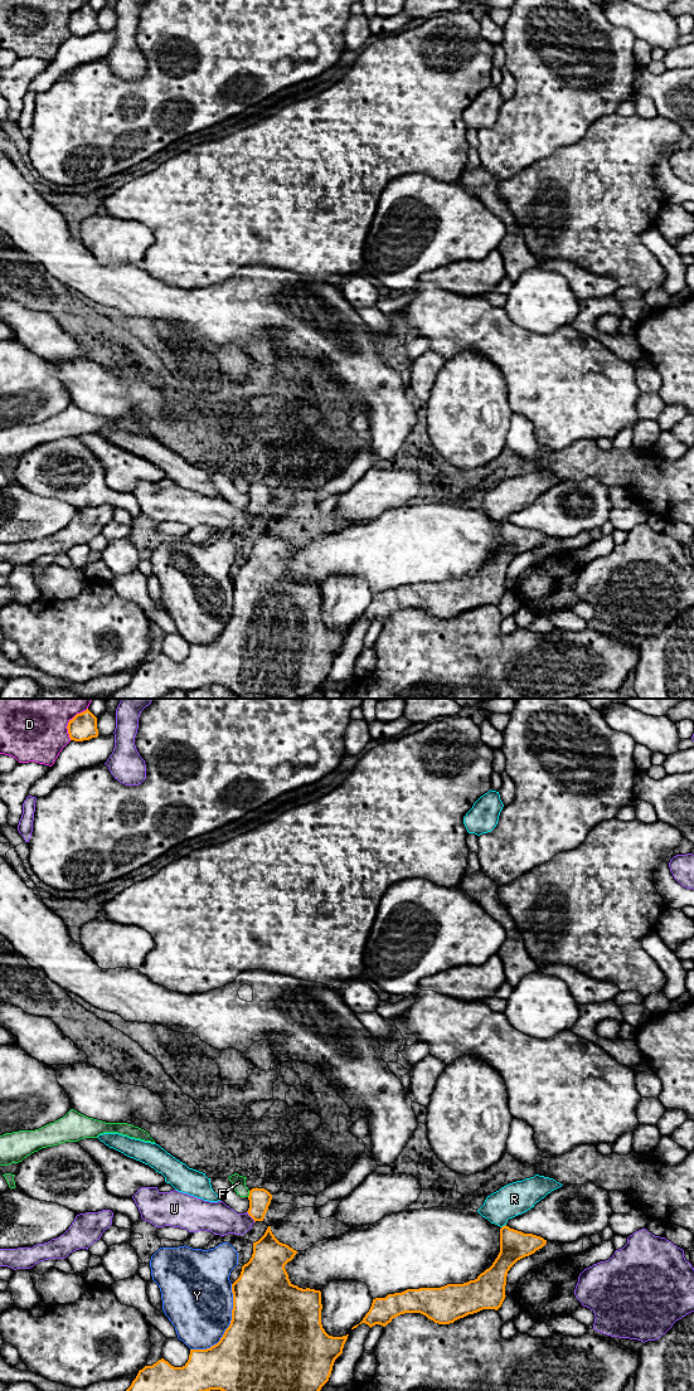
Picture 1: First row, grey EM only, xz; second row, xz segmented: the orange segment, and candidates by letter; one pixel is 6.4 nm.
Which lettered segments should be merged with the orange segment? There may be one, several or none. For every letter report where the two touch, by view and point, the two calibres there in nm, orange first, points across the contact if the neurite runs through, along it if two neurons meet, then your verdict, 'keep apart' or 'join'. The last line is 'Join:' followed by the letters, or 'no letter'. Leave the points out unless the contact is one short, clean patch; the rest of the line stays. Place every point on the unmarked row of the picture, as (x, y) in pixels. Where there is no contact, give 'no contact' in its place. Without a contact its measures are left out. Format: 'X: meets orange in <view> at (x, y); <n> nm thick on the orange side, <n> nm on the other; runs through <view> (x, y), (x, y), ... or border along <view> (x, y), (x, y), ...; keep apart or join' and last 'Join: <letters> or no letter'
D: meets orange in xz at (69, 16); 180 nm thick on the orange side, 360 nm on the other; keep apart
F: meets orange in xz at (250, 489); 140 nm thick on the orange side, 90 nm on the other; keep apart
R: meets orange in xz at (503, 521); 190 nm thick on the orange side, 200 nm on the other; keep apart
U: meets orange in xz at (250, 510); 140 nm thick on the orange side, 200 nm on the other; keep apart
Y: meets orange in xz at (228, 622); 500 nm thick on the orange side, 440 nm on the other; keep apart
Join: no letter

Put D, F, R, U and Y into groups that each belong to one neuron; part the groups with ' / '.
D / F / R / U / Y

